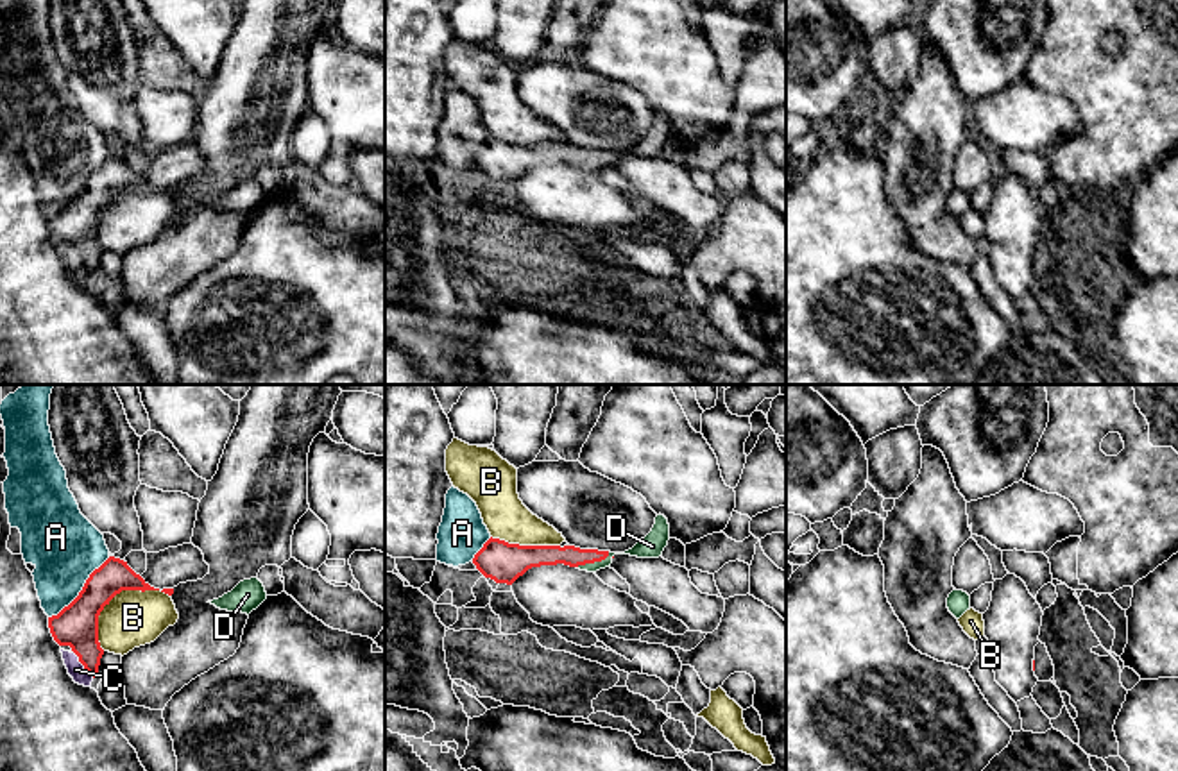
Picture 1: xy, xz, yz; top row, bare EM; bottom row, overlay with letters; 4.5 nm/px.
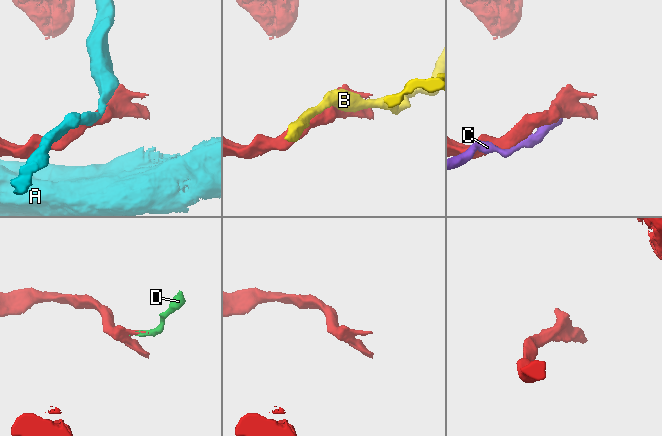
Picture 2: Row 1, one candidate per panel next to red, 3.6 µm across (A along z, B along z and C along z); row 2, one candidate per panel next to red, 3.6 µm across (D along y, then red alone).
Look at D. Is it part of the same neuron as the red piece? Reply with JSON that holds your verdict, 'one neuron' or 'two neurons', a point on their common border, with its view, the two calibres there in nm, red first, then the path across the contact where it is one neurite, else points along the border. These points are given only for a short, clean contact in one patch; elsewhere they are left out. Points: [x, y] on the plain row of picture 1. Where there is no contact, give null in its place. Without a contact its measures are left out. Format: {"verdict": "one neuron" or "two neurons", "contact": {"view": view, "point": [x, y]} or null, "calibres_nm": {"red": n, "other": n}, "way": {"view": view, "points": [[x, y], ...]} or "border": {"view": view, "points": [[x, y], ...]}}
{"verdict": "one neuron", "contact": {"view": "xz", "point": [595, 160]}, "calibres_nm": {"red": 100, "other": 100}, "way": {"view": "xz", "points": [[539, 154], [571, 154], [595, 160], [647, 147]]}}

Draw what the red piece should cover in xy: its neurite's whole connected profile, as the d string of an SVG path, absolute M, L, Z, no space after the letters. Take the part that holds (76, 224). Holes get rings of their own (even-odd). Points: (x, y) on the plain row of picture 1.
M109 156L86 179L79 195L57 215L48 216L48 227L59 245L70 245L84 268L97 277L104 249L98 241L98 215L122 190L159 190L136 174L127 161Z

